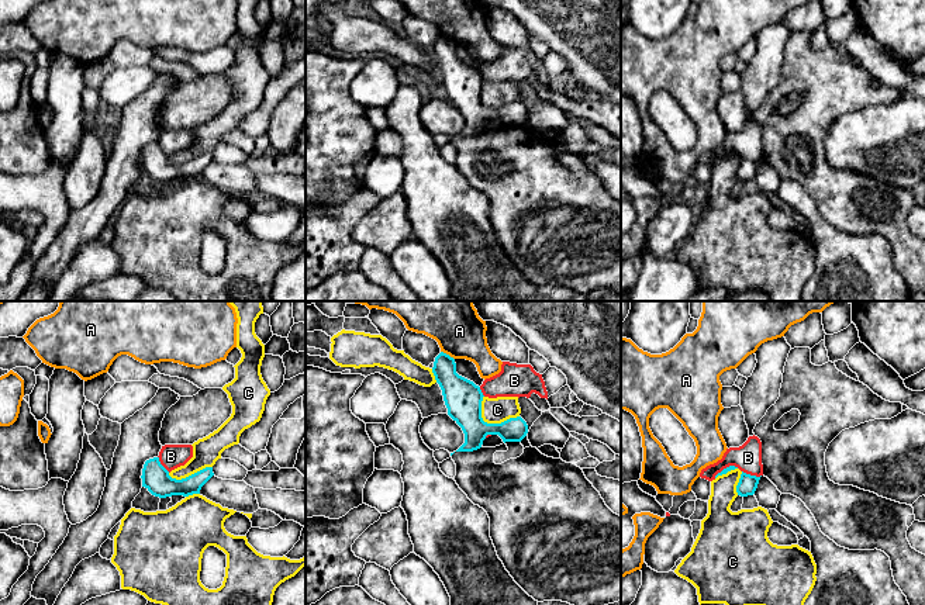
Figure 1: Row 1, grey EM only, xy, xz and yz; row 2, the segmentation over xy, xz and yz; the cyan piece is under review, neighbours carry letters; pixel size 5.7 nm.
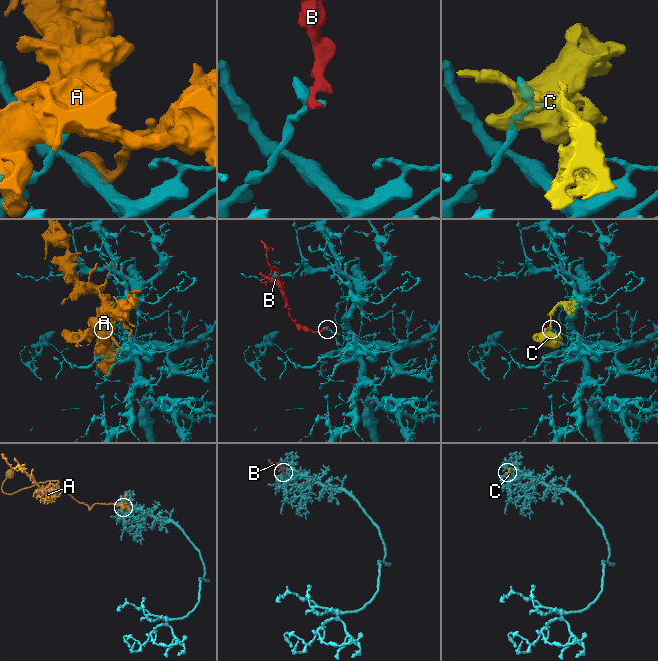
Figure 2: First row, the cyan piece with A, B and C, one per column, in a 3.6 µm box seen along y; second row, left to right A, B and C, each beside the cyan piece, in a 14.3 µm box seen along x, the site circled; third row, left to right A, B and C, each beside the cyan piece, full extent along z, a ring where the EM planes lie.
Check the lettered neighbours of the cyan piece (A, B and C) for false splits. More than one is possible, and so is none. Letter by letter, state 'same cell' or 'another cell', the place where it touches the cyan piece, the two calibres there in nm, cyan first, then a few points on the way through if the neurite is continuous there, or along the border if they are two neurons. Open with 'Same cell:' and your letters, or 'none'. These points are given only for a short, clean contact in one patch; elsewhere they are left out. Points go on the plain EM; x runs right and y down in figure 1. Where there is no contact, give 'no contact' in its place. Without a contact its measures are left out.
Same cell: none
A: another cell | xz (448, 40) | 200/260 nm
B: another cell | yz (752, 161) | 110/160 nm | along yz (742, 155), (760, 161)
C: another cell | xz (490, 109) | 220/140 nm

